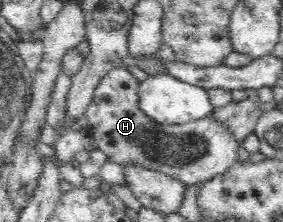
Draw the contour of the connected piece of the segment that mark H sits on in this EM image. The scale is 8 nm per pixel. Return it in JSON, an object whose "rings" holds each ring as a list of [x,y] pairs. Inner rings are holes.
{"rings":[[[122,66],[109,70],[108,74],[100,79],[100,83],[95,89],[93,102],[88,106],[84,117],[88,119],[92,138],[95,139],[94,143],[106,155],[107,159],[120,165],[136,163],[144,168],[167,174],[185,185],[208,182],[237,163],[241,144],[236,141],[236,135],[226,125],[216,121],[216,114],[185,124],[172,126],[157,124],[145,116],[139,108],[140,84],[128,69]]]}

